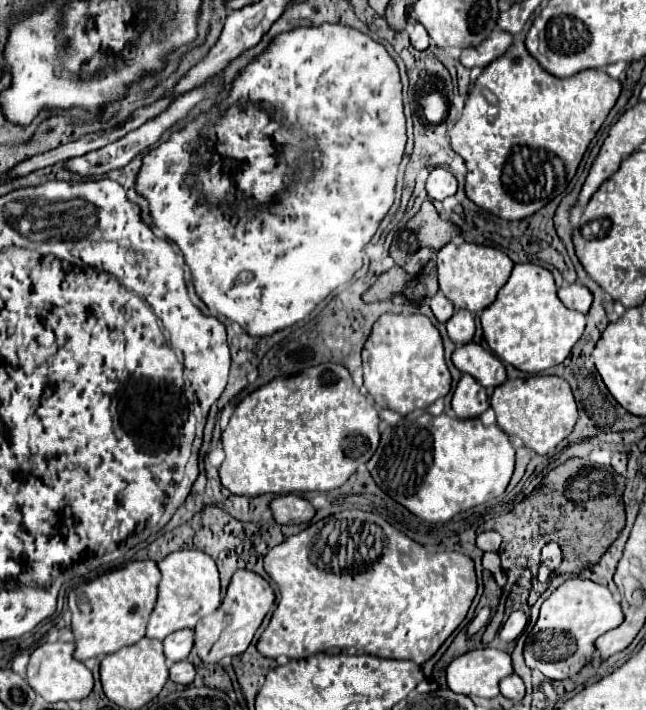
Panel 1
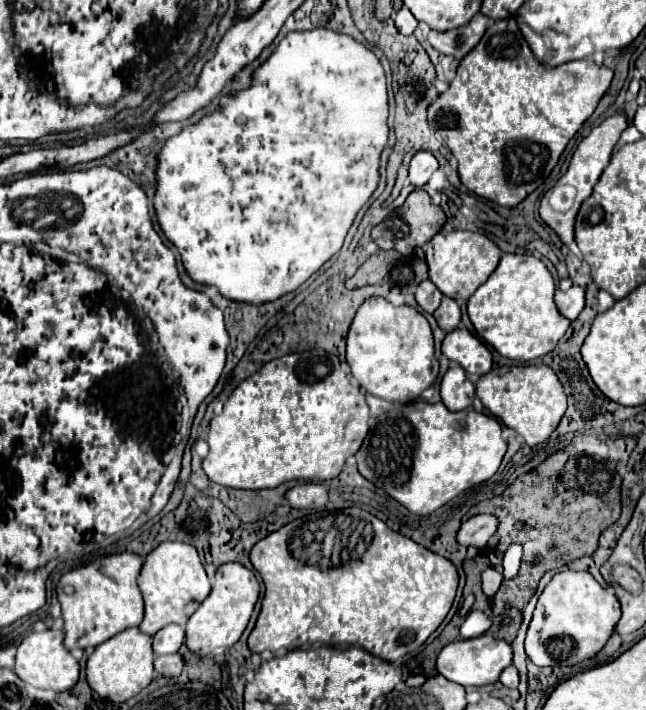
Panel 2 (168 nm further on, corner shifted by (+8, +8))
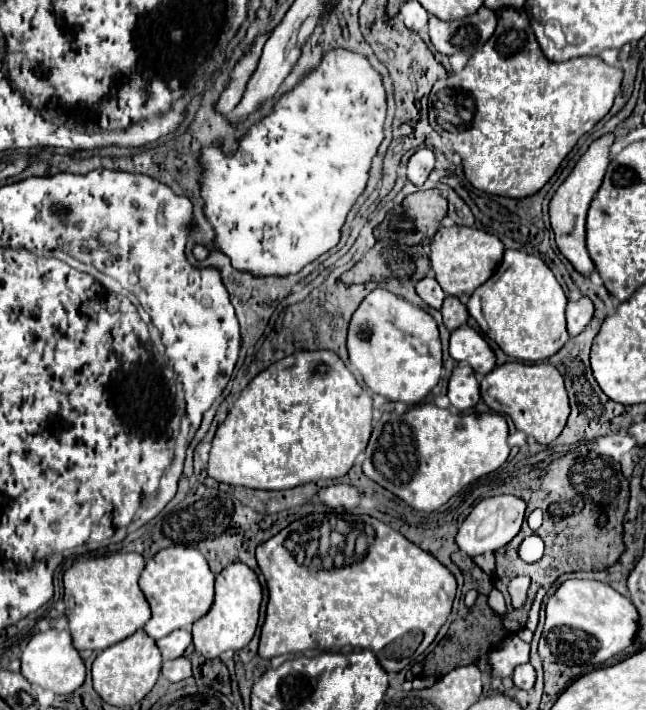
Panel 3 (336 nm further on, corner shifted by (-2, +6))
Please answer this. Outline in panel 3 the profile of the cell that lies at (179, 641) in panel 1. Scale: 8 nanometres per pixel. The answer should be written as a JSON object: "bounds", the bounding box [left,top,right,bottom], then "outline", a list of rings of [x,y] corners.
{"bounds":[157,629,191,661],"outline":[[[177,629],[171,635],[159,639],[157,647],[159,647],[163,659],[167,661],[167,659],[181,657],[185,653],[185,649],[189,647],[189,643],[191,643],[191,633],[187,629]]]}

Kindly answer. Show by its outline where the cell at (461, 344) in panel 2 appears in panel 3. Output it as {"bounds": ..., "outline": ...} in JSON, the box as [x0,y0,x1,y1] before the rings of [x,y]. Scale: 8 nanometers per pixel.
{"bounds":[449,325,495,375],"outline":[[[469,325],[459,327],[451,333],[449,353],[455,361],[467,361],[475,373],[487,375],[495,369],[495,353],[489,343]]]}

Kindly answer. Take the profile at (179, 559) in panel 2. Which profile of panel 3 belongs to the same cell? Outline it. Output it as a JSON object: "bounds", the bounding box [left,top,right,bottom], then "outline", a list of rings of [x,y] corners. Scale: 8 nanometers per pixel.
{"bounds":[139,543,215,639],"outline":[[[180,543],[159,551],[147,561],[139,585],[151,605],[151,619],[147,621],[145,631],[153,639],[161,639],[175,629],[191,629],[193,623],[201,619],[213,605],[215,575],[211,573],[201,551],[193,549],[192,545]]]}

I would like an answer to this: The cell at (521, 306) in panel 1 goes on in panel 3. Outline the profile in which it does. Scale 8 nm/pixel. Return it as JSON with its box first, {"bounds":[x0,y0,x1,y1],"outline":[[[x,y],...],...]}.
{"bounds":[467,249,569,361],"outline":[[[507,249],[495,275],[471,295],[467,309],[481,331],[507,355],[525,361],[541,361],[555,355],[569,339],[565,303],[567,297],[543,259]]]}

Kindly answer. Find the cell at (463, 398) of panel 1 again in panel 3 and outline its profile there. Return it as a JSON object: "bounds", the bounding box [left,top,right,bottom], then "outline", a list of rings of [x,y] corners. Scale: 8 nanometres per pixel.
{"bounds":[447,365,479,411],"outline":[[[457,365],[453,369],[453,375],[449,379],[449,393],[447,393],[451,405],[457,411],[467,411],[477,405],[479,401],[479,383],[471,371],[469,365]]]}

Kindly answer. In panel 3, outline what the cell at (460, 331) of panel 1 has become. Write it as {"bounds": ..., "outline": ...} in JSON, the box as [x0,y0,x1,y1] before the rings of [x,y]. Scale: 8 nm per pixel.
{"bounds":[441,297,469,331],"outline":[[[447,297],[443,301],[443,307],[441,307],[441,313],[443,313],[443,323],[449,331],[455,331],[459,329],[461,325],[467,323],[469,319],[469,311],[467,307],[461,303],[461,299],[457,297]]]}

